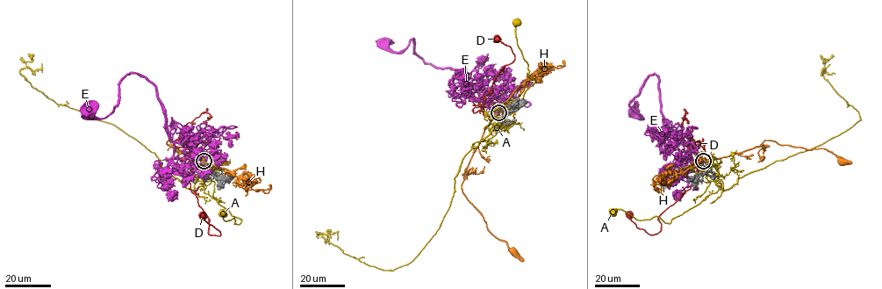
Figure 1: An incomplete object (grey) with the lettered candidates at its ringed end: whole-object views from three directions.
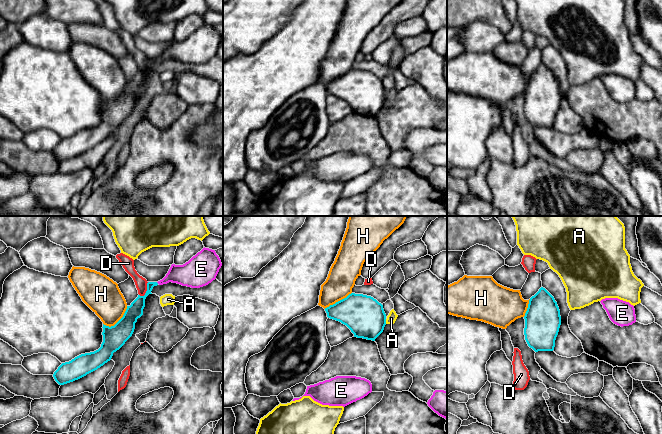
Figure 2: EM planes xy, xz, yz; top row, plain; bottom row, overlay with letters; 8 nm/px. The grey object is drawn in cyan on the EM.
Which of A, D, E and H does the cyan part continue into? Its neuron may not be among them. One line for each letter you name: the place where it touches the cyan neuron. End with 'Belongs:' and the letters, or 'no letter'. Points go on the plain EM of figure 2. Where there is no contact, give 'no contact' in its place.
E: no contact
Belongs: E

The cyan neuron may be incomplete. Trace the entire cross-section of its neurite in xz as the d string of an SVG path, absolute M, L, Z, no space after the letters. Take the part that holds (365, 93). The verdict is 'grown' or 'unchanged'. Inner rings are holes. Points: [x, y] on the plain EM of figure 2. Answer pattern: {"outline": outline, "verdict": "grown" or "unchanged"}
{"outline": "M351 69L325 87L328 94L346 101L357 114L375 117L386 101L383 81L363 70Z", "verdict": "unchanged"}

